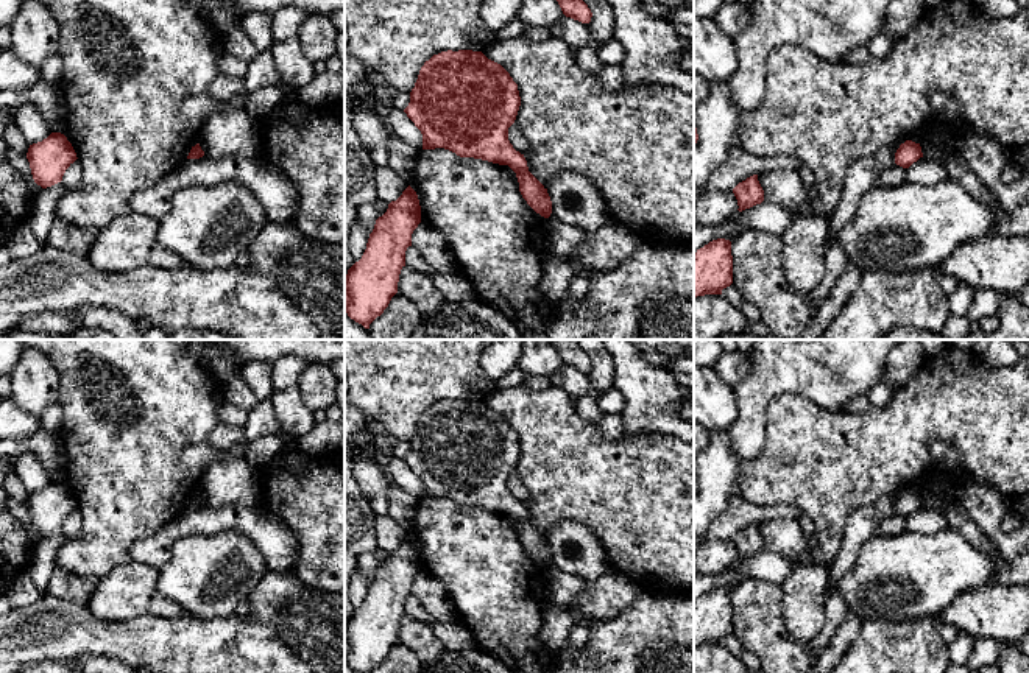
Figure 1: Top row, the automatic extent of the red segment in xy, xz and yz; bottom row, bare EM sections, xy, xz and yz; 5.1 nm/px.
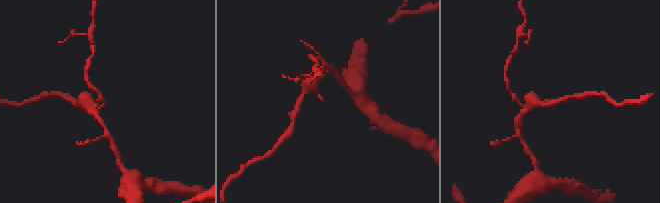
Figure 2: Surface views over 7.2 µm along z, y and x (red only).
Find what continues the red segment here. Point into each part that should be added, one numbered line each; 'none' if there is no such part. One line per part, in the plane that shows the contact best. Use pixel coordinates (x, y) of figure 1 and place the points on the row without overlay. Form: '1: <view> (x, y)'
none

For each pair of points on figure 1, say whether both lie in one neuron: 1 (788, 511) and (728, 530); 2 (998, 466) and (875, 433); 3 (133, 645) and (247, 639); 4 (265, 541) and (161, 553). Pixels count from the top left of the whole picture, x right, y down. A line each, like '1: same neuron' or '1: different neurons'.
1: same neuron
2: same neuron
3: same neuron
4: same neuron

